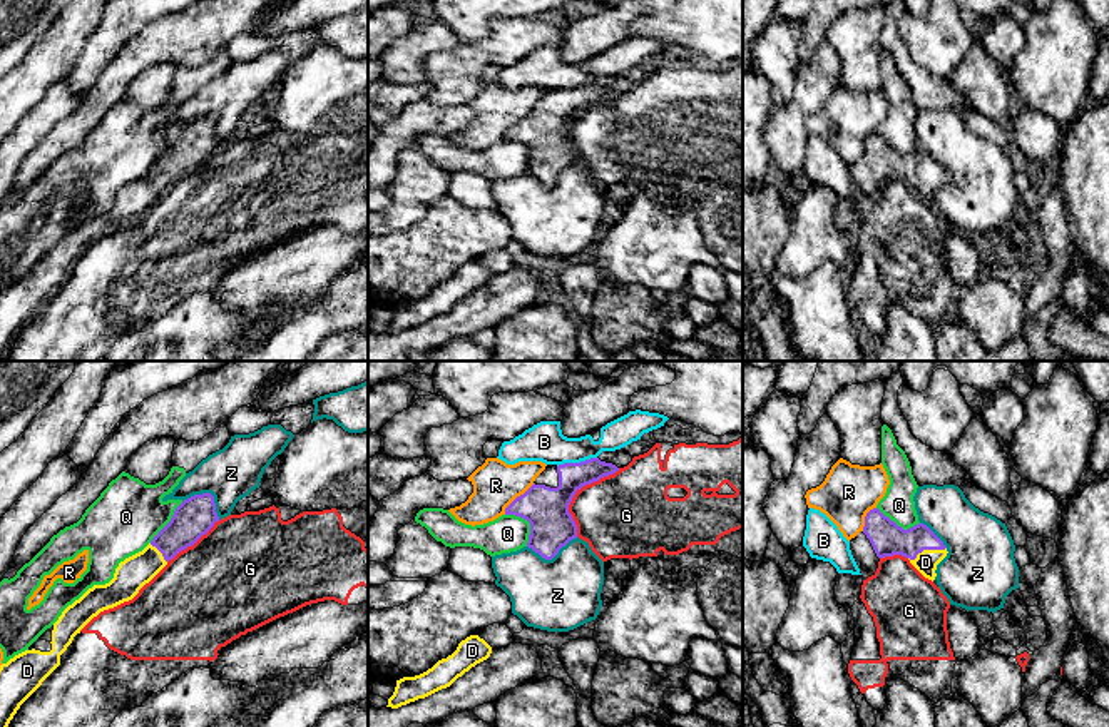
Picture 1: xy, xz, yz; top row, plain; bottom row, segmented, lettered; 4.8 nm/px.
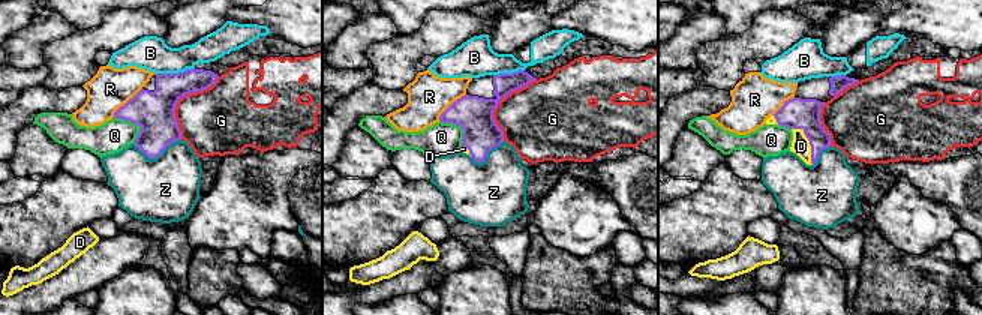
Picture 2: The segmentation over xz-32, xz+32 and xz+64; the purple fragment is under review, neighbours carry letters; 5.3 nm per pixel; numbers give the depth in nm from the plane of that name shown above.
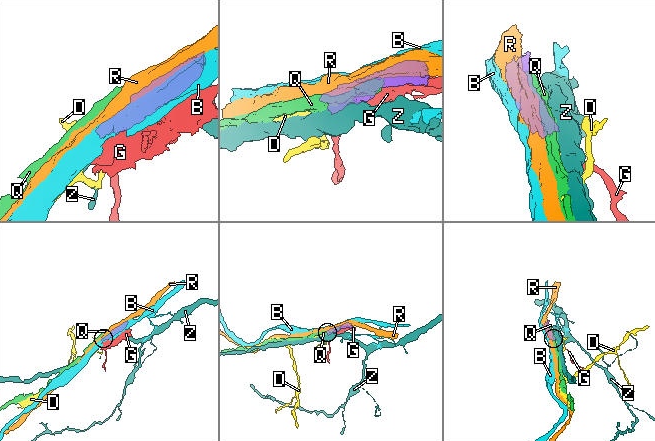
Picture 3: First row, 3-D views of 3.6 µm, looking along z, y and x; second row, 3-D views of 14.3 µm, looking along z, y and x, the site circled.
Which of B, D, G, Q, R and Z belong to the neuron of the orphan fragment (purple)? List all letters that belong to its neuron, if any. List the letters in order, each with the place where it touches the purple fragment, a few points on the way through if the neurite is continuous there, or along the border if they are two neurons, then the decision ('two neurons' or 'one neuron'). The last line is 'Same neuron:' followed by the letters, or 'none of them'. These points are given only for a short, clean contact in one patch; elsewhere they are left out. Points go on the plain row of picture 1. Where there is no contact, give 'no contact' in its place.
B: meets purple in xz at (576, 89); two neurons
D: meets purple in yz at (927, 174); runs through yz (887, 164), (919, 169), (927, 174), (925, 188); one neuron
G: meets purple in xz at (576, 117); two neurons
Q: meets purple in xz at (529, 147); two neurons
R: meets purple in xz at (517, 122); two neurons
Z: meets purple in xy at (209, 119); two neurons
Same neuron: D

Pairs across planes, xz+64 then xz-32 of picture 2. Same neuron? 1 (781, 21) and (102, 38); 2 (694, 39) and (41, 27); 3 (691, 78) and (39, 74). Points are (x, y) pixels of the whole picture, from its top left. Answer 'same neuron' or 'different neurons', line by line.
1: same neuron
2: same neuron
3: same neuron

